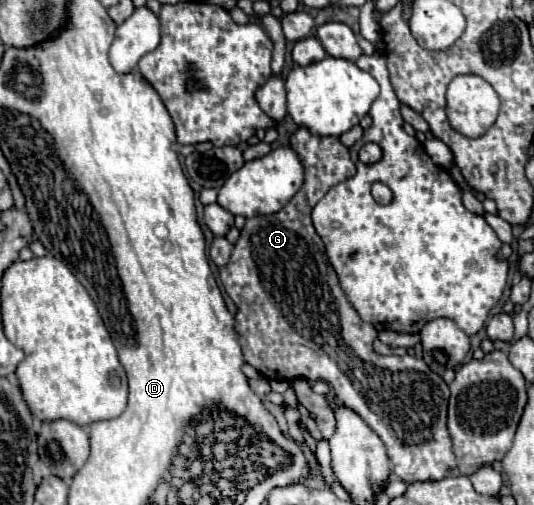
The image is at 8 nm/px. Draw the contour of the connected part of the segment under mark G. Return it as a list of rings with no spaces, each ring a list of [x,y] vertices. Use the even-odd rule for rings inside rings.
[[[297,128],[297,132],[289,140],[289,146],[295,150],[303,164],[305,182],[301,190],[279,212],[271,216],[247,218],[229,264],[219,270],[223,288],[237,306],[235,330],[239,334],[243,358],[255,370],[265,374],[263,378],[267,380],[325,380],[335,390],[337,398],[355,414],[359,414],[367,422],[367,426],[379,434],[379,438],[387,446],[391,470],[401,480],[405,480],[407,484],[443,480],[451,476],[457,468],[451,450],[451,436],[447,432],[449,386],[439,374],[431,372],[431,368],[427,368],[427,364],[413,354],[403,354],[401,358],[379,356],[373,352],[373,340],[377,336],[377,330],[371,324],[363,322],[355,308],[347,302],[339,286],[337,274],[333,266],[329,266],[323,240],[319,238],[311,222],[311,210],[325,196],[325,192],[335,184],[355,176],[355,164],[349,158],[349,150],[339,142],[337,136],[317,136],[305,128]]]

